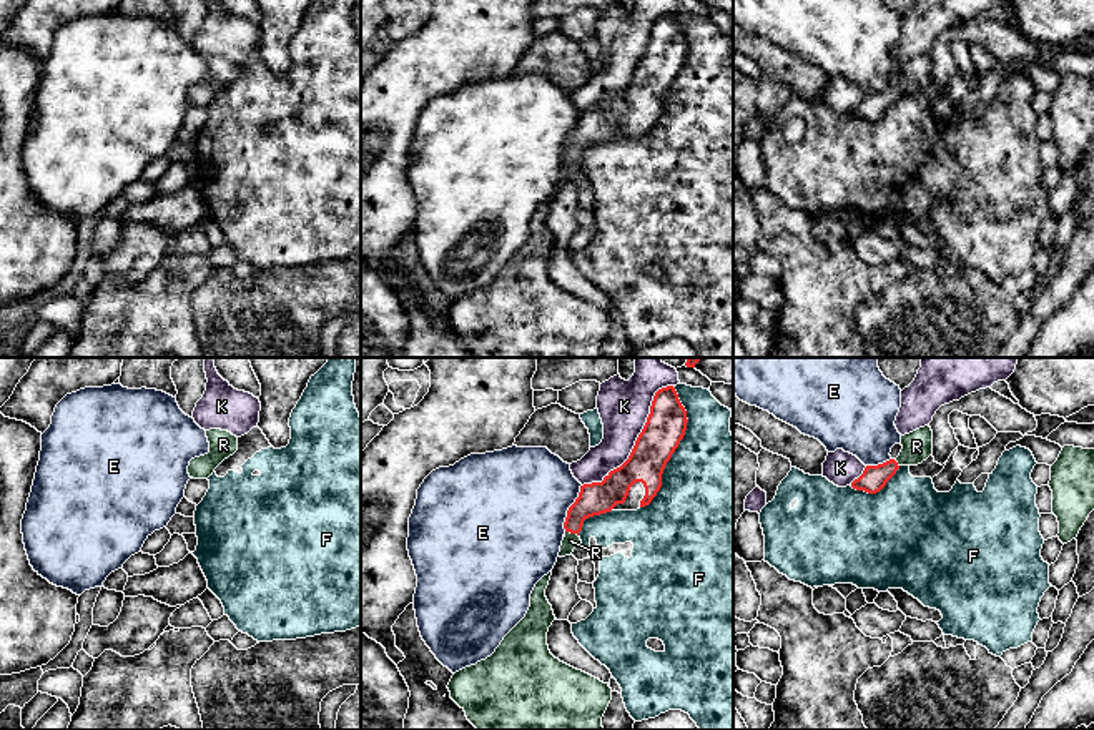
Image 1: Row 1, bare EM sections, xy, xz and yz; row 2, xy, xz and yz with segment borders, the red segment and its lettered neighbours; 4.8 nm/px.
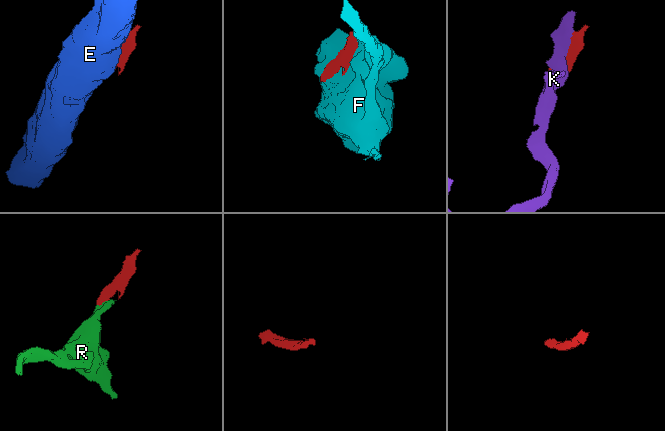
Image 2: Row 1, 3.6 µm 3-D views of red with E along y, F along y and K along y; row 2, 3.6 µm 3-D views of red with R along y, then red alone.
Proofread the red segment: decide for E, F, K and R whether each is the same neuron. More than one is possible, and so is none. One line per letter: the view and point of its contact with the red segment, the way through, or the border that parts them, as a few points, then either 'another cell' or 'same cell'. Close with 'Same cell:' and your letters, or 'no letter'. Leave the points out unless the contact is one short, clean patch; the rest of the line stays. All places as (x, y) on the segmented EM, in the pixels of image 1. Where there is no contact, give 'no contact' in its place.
E: meets red in xz at (569, 508); border along xz (581, 484), (579, 496), (567, 511), (564, 531); another cell
F: meets red in xz at (675, 448); another cell
K: meets red in xz at (637, 439); another cell
R: meets red in xz at (572, 532); runs through xz (597, 498), (574, 521), (572, 532), (571, 541); same cell
Same cell: R

